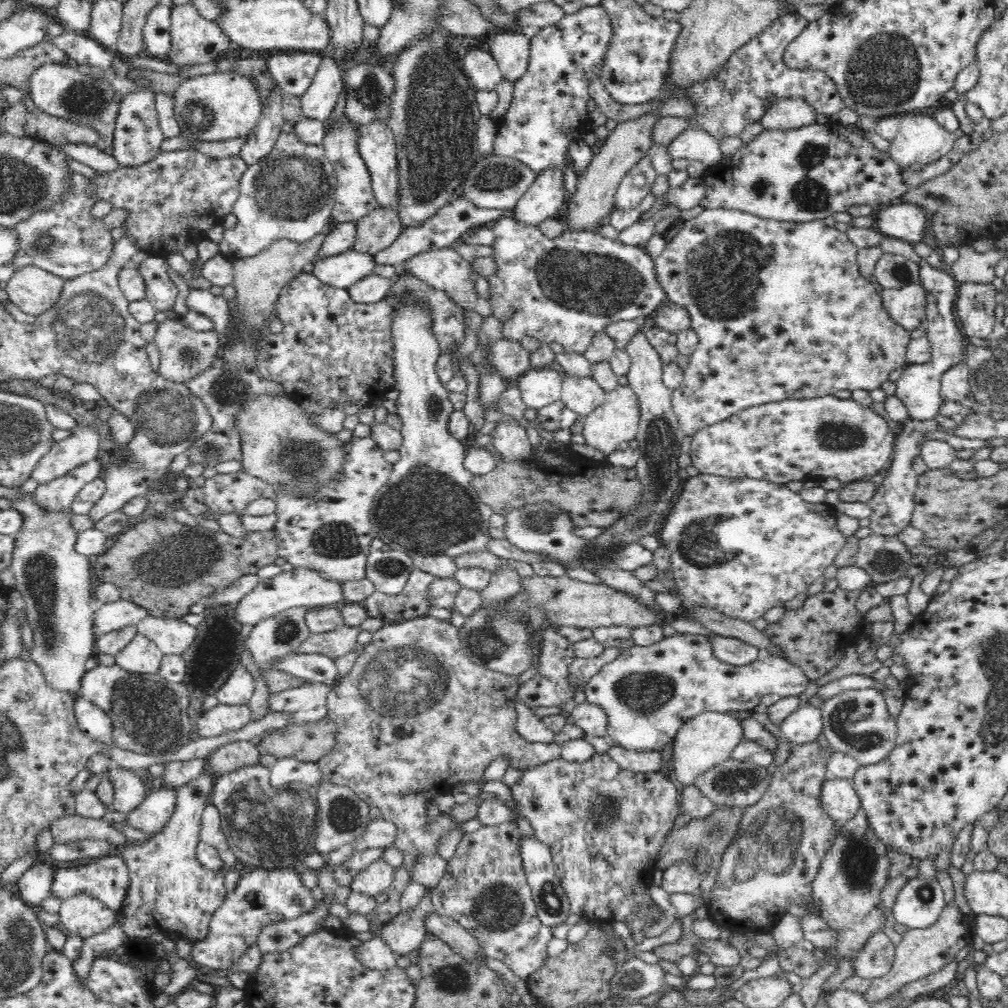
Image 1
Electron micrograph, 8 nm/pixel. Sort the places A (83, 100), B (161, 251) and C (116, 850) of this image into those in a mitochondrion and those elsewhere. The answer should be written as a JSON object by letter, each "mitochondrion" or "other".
{"A":"mitochondrion","B":"other","C":"other"}

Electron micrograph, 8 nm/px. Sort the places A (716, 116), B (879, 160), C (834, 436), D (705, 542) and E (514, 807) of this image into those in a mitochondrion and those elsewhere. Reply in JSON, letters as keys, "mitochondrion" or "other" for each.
{"A":"mitochondrion","B":"other","C":"mitochondrion","D":"mitochondrion","E":"other"}

